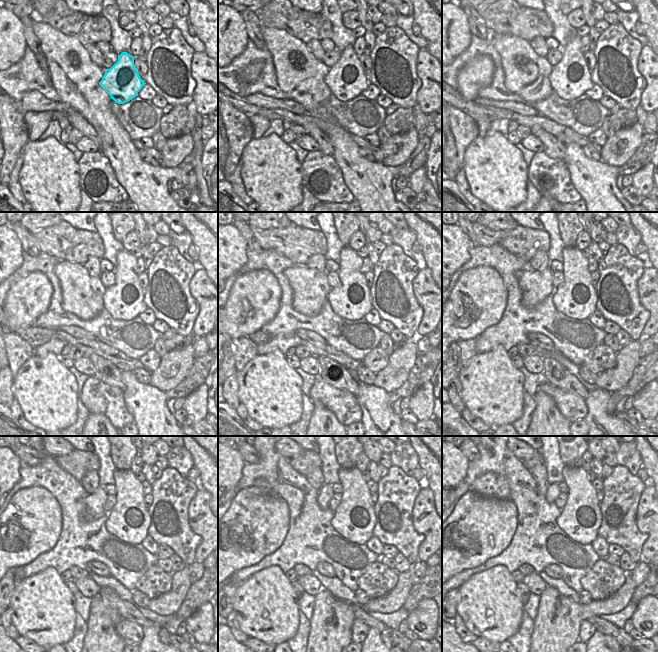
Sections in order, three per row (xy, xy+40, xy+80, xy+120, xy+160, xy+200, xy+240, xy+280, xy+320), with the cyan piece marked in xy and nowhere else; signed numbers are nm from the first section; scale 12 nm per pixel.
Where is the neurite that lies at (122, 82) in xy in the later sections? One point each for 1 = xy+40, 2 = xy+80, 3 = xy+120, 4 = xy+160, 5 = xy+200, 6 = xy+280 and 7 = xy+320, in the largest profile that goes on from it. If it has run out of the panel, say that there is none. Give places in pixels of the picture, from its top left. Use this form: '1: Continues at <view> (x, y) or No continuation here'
1: Continues at xy+40 (346, 80)
2: Continues at xy+80 (570, 78)
3: Continues at xy+120 (124, 300)
4: Continues at xy+160 (351, 299)
5: Continues at xy+200 (576, 298)
6: Continues at xy+280 (354, 518)
7: Continues at xy+320 (580, 518).

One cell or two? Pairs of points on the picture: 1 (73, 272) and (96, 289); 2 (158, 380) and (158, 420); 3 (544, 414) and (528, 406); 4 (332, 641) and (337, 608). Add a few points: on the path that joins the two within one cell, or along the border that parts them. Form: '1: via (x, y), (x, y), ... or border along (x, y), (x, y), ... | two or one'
1: via (79, 278), (90, 289) | one
2: border along (149, 384), (164, 392) | two
3: border along (534, 397), (535, 410), (528, 425) | two
4: via (332, 633), (339, 624), (337, 616) | one

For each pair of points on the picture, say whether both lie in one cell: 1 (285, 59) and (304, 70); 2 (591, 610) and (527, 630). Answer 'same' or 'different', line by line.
1: same
2: different

